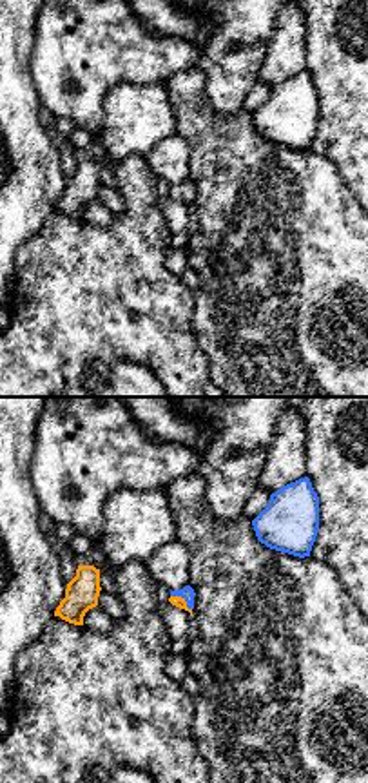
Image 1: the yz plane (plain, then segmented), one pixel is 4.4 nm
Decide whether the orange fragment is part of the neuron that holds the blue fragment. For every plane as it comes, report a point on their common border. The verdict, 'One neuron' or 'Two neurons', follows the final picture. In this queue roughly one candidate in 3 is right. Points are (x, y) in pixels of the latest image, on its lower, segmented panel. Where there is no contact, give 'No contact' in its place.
Touches blue at (182, 597)

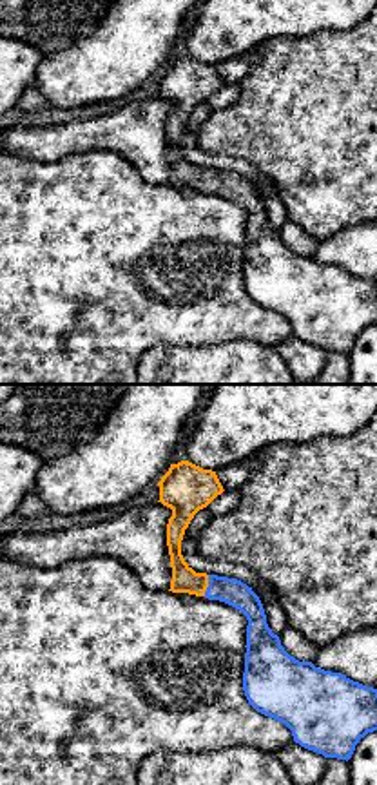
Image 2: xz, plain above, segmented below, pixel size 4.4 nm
Touches blue at (209, 586)

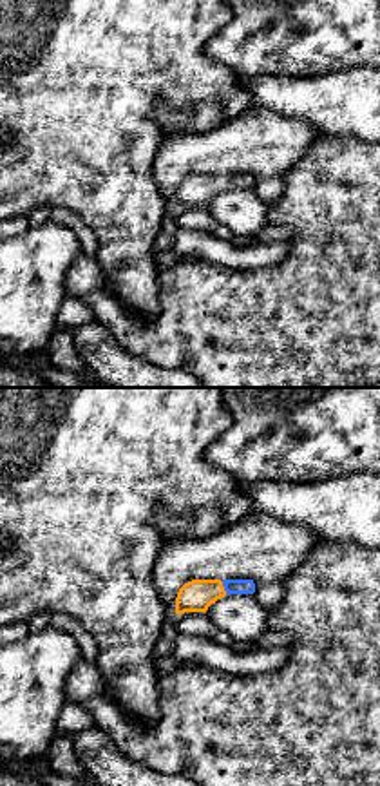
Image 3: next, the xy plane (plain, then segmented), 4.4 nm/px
Touches blue at (225, 589)

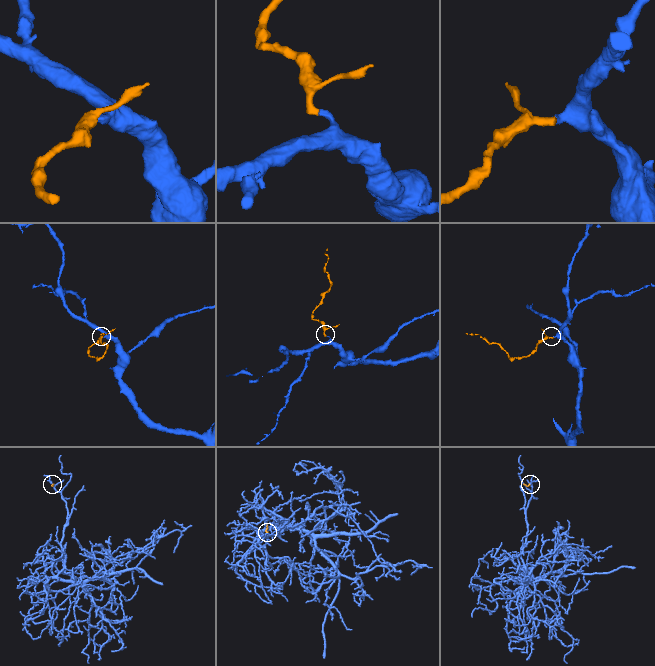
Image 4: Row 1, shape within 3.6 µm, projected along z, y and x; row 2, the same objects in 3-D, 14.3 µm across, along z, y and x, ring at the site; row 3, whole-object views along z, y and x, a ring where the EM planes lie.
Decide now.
One neuron

